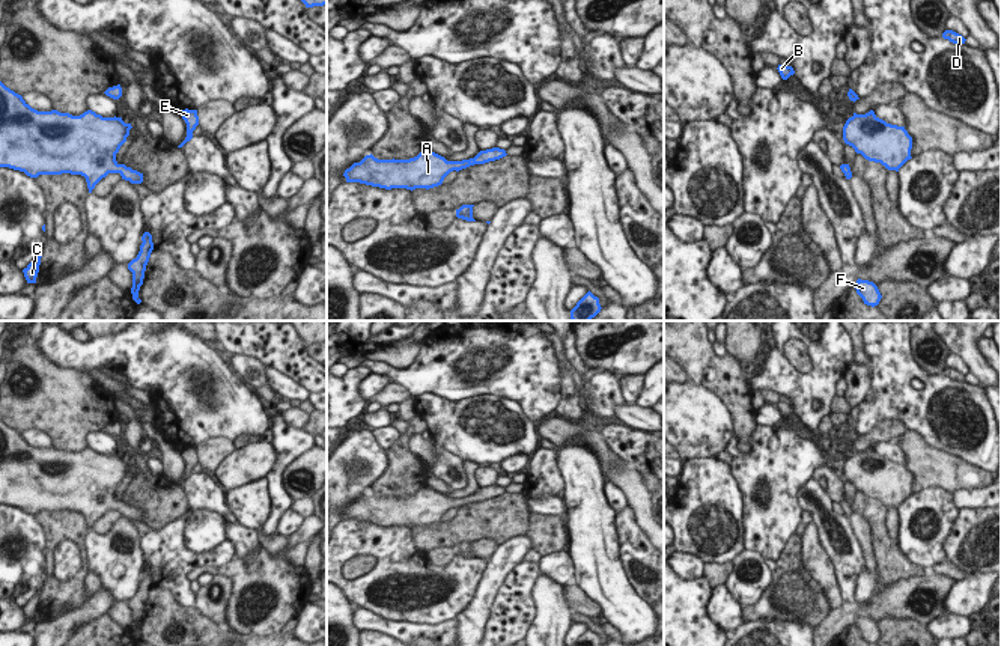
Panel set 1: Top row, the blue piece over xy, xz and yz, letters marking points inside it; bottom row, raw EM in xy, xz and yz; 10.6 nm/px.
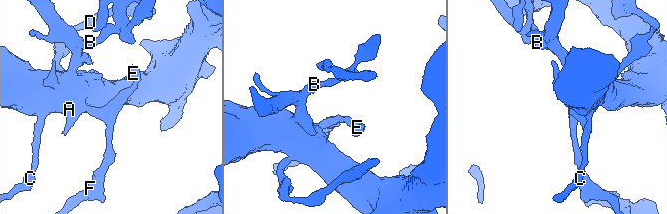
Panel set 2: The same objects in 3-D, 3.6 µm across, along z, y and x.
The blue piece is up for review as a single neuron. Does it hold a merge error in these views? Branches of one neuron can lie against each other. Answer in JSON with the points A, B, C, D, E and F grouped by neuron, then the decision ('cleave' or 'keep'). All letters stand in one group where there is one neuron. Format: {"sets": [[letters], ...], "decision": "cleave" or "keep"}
{"sets": [["A", "B", "C", "D", "E", "F"]], "decision": "keep"}

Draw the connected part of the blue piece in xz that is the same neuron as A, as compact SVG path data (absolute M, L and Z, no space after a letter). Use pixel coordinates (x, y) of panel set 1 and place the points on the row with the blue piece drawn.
M500 148L480 151L474 158L462 161L447 161L431 149L421 151L409 160L378 160L370 154L346 169L343 176L346 182L360 182L385 190L429 190L441 185L444 178L453 170L459 172L474 164L500 160L506 155L506 151Z

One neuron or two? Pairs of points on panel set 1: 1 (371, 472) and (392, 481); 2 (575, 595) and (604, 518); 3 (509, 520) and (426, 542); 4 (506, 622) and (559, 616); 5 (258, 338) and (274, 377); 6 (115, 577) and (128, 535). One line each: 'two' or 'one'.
1: two
2: two
3: one
4: two
5: two
6: one

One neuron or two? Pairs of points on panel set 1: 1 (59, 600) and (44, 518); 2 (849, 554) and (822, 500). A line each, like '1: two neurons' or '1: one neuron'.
1: one neuron
2: one neuron

